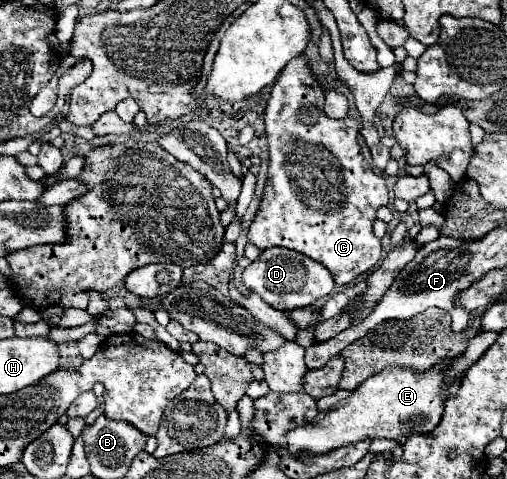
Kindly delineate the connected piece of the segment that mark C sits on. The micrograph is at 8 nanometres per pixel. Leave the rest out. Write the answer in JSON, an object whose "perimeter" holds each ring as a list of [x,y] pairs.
{"perimeter":[[[298,55],[278,75],[266,113],[266,135],[268,135],[269,166],[268,181],[260,209],[250,225],[248,241],[258,249],[282,245],[286,249],[300,251],[310,259],[322,263],[334,277],[336,285],[346,285],[358,275],[376,267],[382,257],[380,239],[372,233],[376,211],[388,205],[388,187],[382,175],[376,175],[362,157],[358,145],[358,121],[354,119],[330,119],[318,107],[324,101],[324,91],[316,77],[310,73],[308,59]]]}

